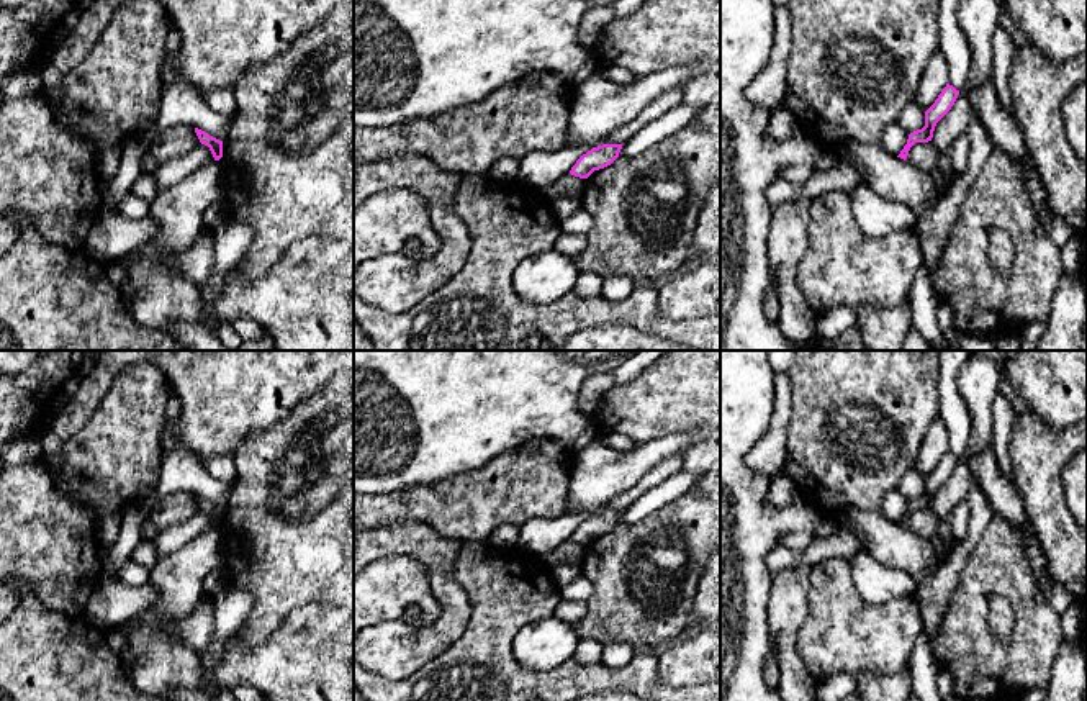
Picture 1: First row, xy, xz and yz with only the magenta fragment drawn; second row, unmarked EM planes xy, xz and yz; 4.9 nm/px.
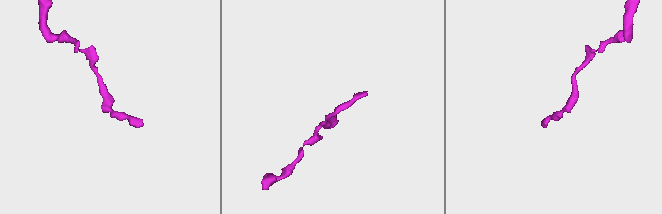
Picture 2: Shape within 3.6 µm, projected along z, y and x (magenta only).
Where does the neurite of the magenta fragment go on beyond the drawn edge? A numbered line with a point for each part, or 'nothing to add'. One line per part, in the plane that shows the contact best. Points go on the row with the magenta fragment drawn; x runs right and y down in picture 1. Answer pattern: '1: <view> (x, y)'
nothing to add

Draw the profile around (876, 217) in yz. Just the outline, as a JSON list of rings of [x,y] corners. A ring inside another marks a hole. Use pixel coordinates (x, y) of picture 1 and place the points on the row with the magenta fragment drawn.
[[[868,185],[848,192],[859,229],[869,237],[913,229],[917,216],[904,203],[881,198]]]

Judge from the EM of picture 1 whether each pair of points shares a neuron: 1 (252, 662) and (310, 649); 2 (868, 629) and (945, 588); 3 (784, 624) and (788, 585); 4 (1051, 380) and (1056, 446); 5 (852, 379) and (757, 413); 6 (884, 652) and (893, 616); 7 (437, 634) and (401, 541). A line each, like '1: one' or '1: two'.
1: one
2: two
3: one
4: two
5: two
6: one
7: one

